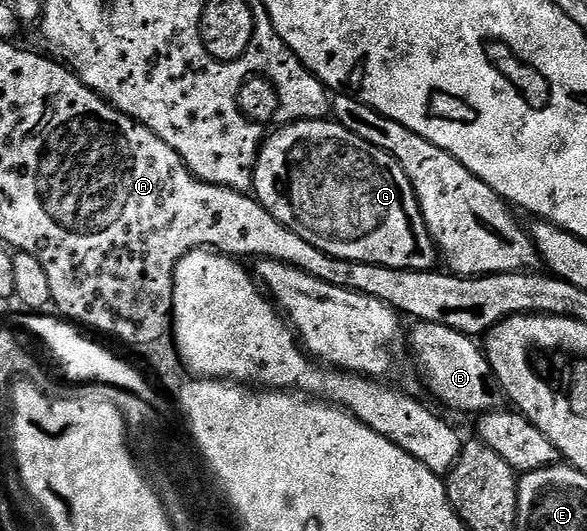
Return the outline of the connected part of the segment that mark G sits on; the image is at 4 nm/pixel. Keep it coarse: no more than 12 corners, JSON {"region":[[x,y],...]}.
{"region":[[333,119],[263,141],[252,193],[328,255],[433,270],[392,155]]}

